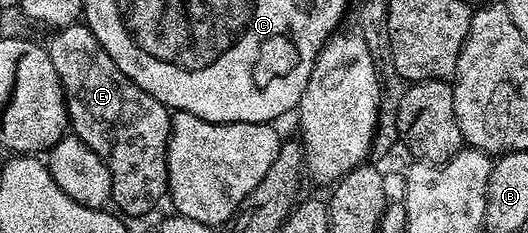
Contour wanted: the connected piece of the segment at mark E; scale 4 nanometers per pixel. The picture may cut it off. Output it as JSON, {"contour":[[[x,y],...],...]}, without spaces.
{"contour":[[[86,24],[59,28],[53,35],[46,48],[66,98],[69,130],[108,165],[113,206],[118,206],[117,210],[126,217],[149,216],[149,211],[167,198],[170,185],[166,160],[172,122],[170,108],[144,93],[136,81],[124,77]]]}

